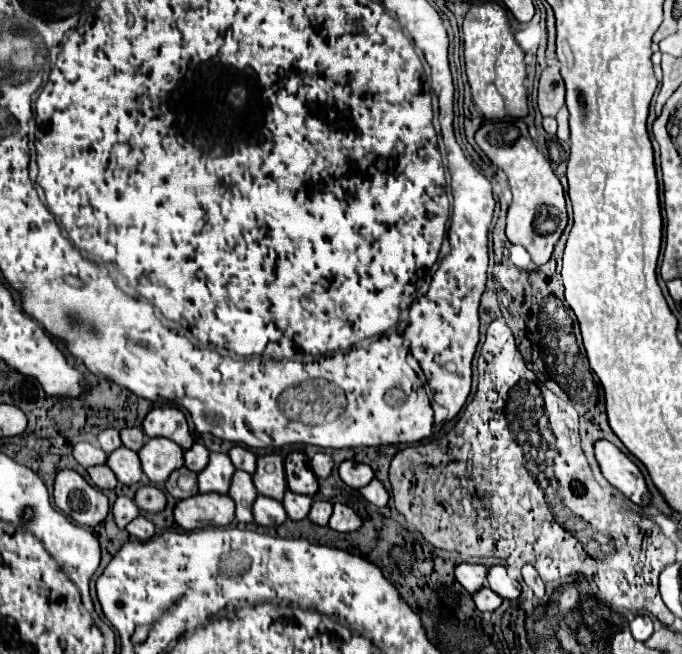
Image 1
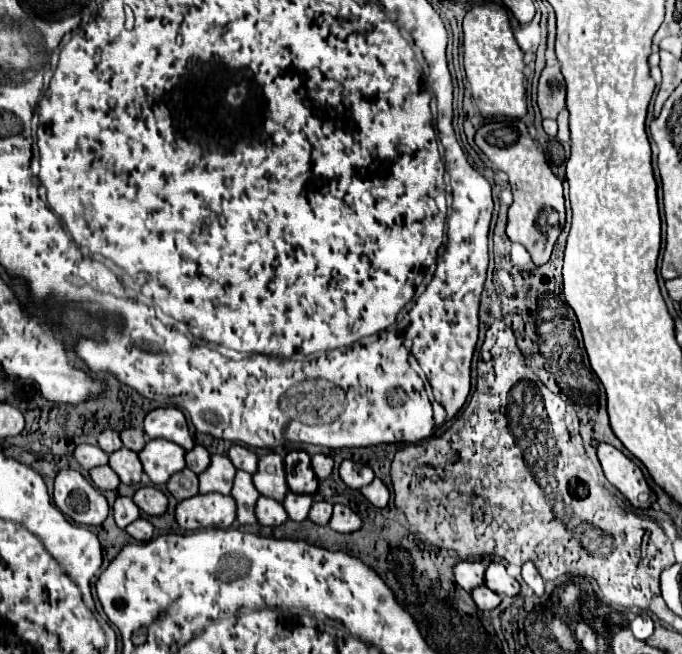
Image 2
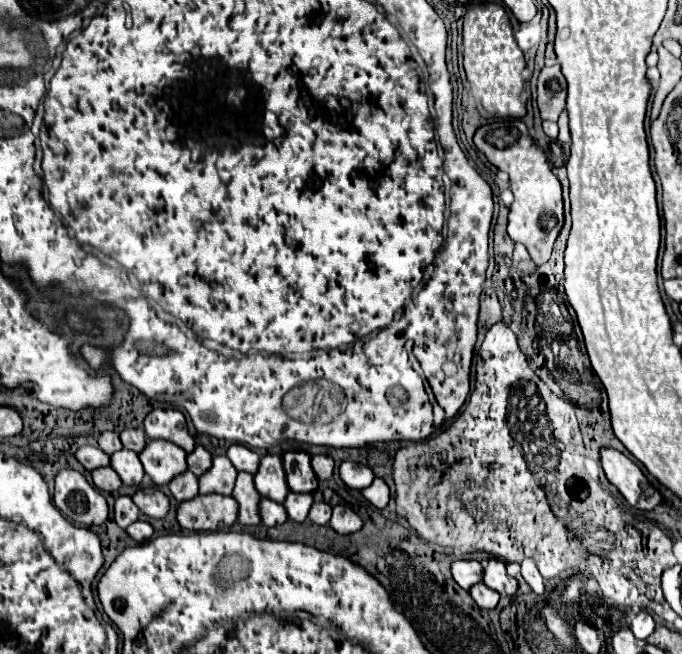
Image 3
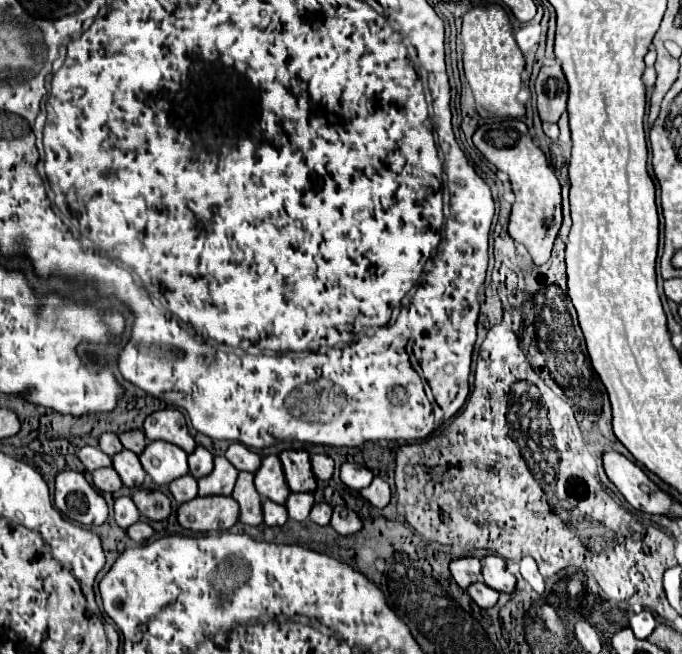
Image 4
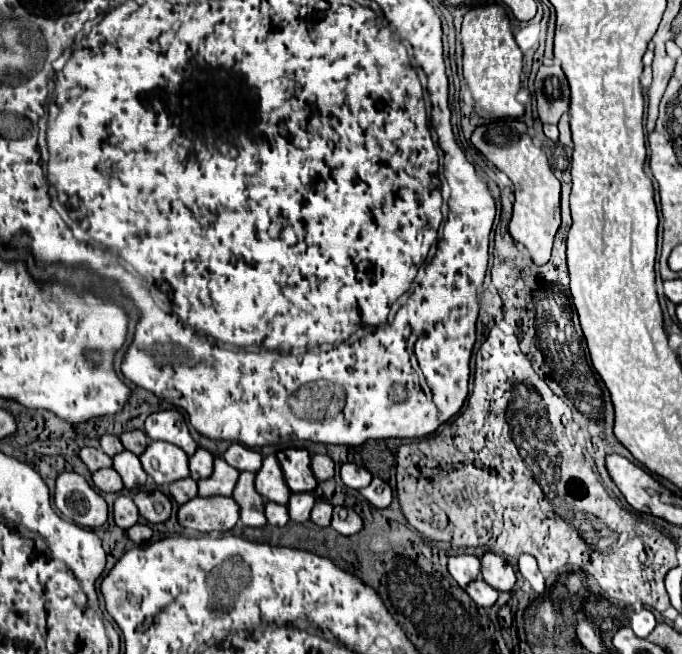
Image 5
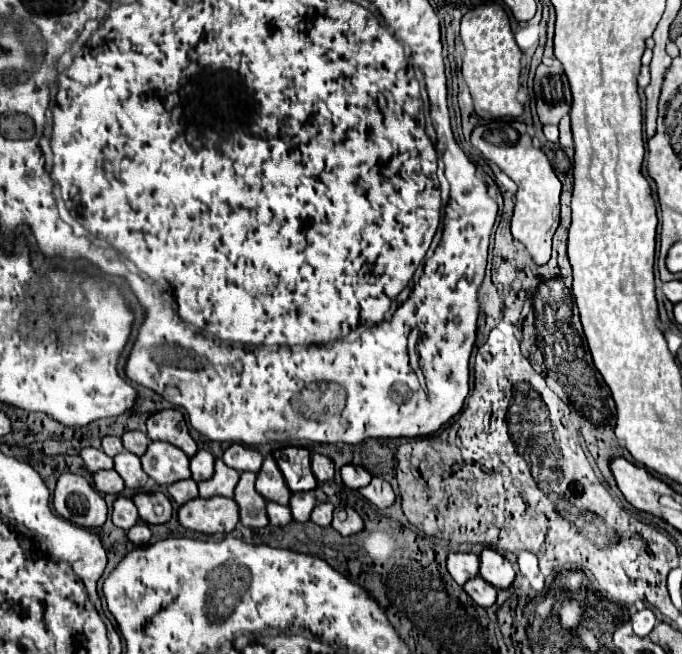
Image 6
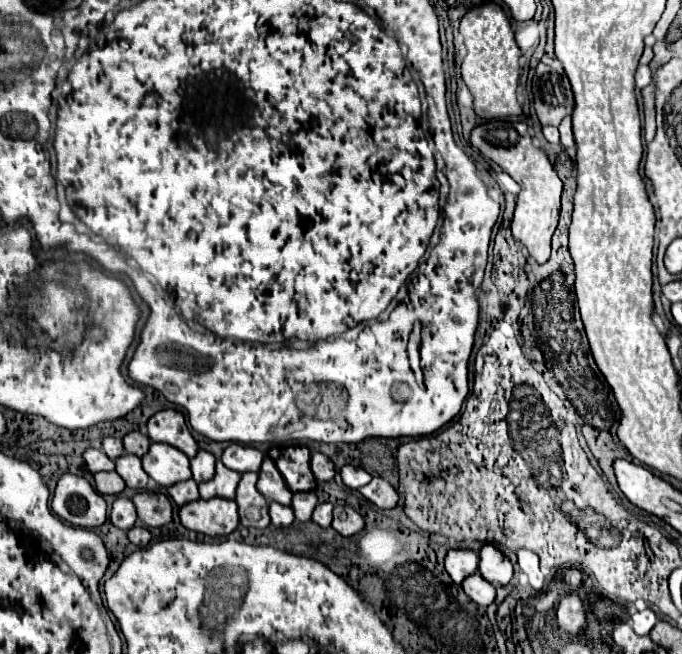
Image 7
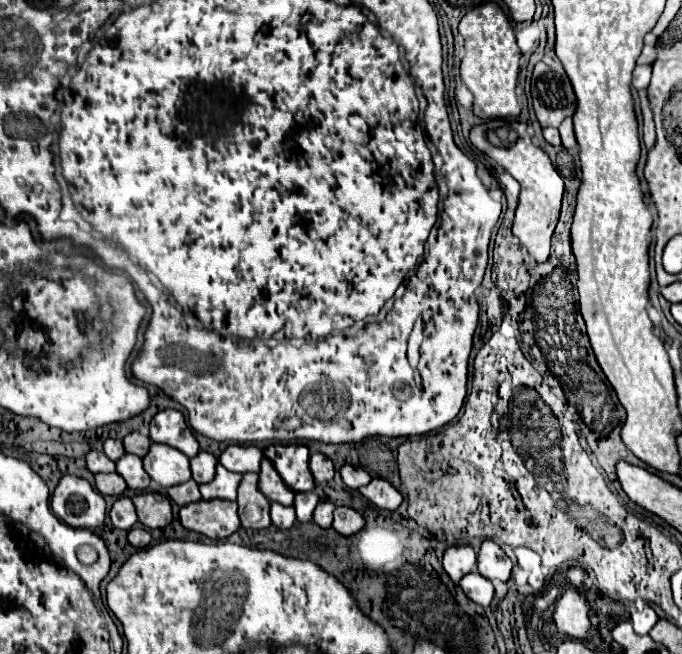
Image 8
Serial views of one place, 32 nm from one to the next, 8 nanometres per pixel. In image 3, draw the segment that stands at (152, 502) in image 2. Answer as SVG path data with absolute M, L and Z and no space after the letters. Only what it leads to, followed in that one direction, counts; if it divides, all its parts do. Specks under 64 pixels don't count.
M140 488L132 496L132 500L140 508L140 512L150 518L164 518L170 508L168 496L164 492L160 492L158 488Z

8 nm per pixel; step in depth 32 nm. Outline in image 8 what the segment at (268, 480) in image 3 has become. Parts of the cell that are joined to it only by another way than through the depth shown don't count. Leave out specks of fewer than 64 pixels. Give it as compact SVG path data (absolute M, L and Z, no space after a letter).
M268 458L262 460L258 488L272 502L280 502L284 506L292 506L292 502L294 502L294 492L284 484L284 480L280 478L280 474L276 472L274 464Z

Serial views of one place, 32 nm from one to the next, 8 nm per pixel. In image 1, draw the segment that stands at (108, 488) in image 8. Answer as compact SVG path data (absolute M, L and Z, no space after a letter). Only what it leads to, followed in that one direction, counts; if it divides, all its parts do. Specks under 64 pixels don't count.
M102 464L102 466L92 466L90 470L88 470L88 474L90 474L90 478L92 478L92 482L100 488L100 490L106 490L106 488L114 488L116 486L116 476L114 476L114 472L106 466L106 464Z

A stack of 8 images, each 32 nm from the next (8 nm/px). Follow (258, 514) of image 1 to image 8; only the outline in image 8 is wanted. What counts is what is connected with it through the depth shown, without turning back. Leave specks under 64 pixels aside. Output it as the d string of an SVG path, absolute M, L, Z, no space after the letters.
M272 502L270 516L272 516L272 524L278 526L278 528L290 528L294 524L294 520L296 520L294 508L292 506L282 506L278 502Z

